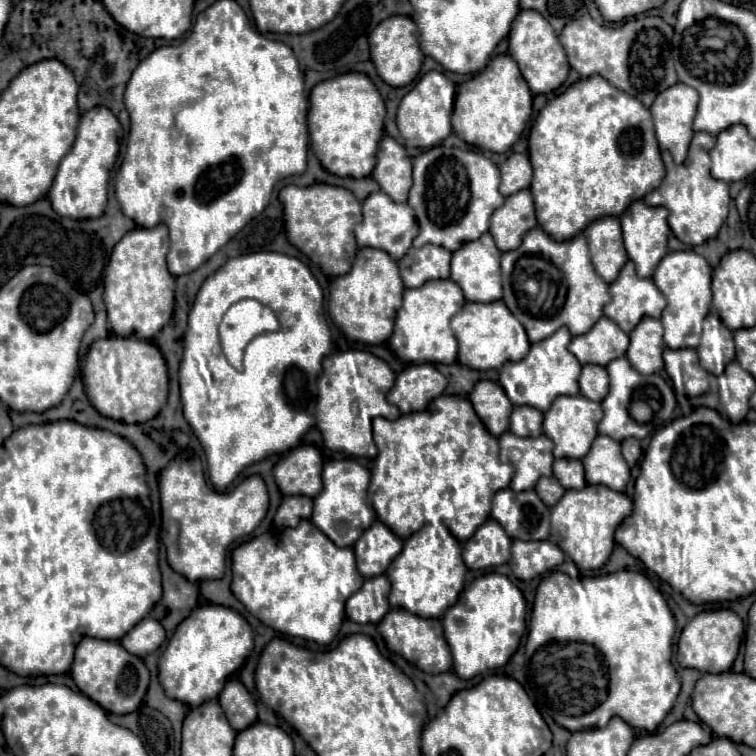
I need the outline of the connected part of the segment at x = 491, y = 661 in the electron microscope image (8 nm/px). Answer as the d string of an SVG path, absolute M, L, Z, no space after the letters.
M485 573L477 577L459 597L457 605L453 605L445 615L443 615L443 629L445 629L445 639L449 643L449 649L453 653L453 671L457 673L459 679L473 679L475 675L487 671L487 669L497 669L503 667L509 657L517 651L521 637L525 633L525 599L521 591L505 577L499 573Z

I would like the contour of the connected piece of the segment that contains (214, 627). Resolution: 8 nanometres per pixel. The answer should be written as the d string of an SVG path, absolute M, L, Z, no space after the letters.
M223 605L197 607L173 633L163 659L159 661L159 681L165 695L189 707L219 697L225 683L241 669L253 649L249 623L233 609Z

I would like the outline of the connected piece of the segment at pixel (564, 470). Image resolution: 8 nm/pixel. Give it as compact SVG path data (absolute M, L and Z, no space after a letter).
M555 459L553 475L565 485L565 489L583 489L587 485L579 459Z

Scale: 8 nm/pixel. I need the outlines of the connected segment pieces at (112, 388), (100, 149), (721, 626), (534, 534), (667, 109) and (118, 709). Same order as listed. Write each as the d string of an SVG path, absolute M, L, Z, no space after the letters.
M135 337L97 339L89 347L81 379L93 407L115 421L145 423L167 403L167 363L153 343Z
M95 107L81 115L77 139L71 151L61 159L49 191L49 201L55 213L61 213L61 217L69 219L97 219L103 215L107 205L109 177L119 155L119 127L121 125L117 117L107 107Z
M729 609L703 611L697 617L693 617L681 631L677 643L677 663L681 667L699 669L703 673L725 673L733 667L733 661L741 647L741 639L743 639L743 621L737 617L737 613Z
M503 489L493 497L491 517L509 533L511 539L547 539L549 509L535 491L513 493Z
M677 83L657 95L651 105L655 133L661 149L667 149L677 165L685 161L689 141L693 139L693 117L697 113L699 95L693 87Z
M91 637L83 639L77 645L71 677L83 695L99 703L107 713L115 715L133 713L141 705L149 685L149 671L139 657L133 657L117 641L103 641Z

